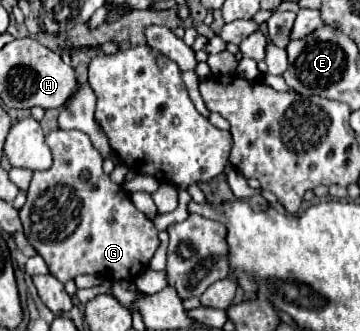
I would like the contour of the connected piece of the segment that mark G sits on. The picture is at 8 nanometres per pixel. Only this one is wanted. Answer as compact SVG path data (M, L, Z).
M56 129L46 137L52 151L54 165L48 171L36 171L30 181L26 203L20 209L20 221L24 235L38 255L46 261L48 271L62 283L76 275L98 275L104 279L136 279L150 263L158 249L158 231L152 221L140 213L130 195L102 171L102 155L90 145L86 133Z

